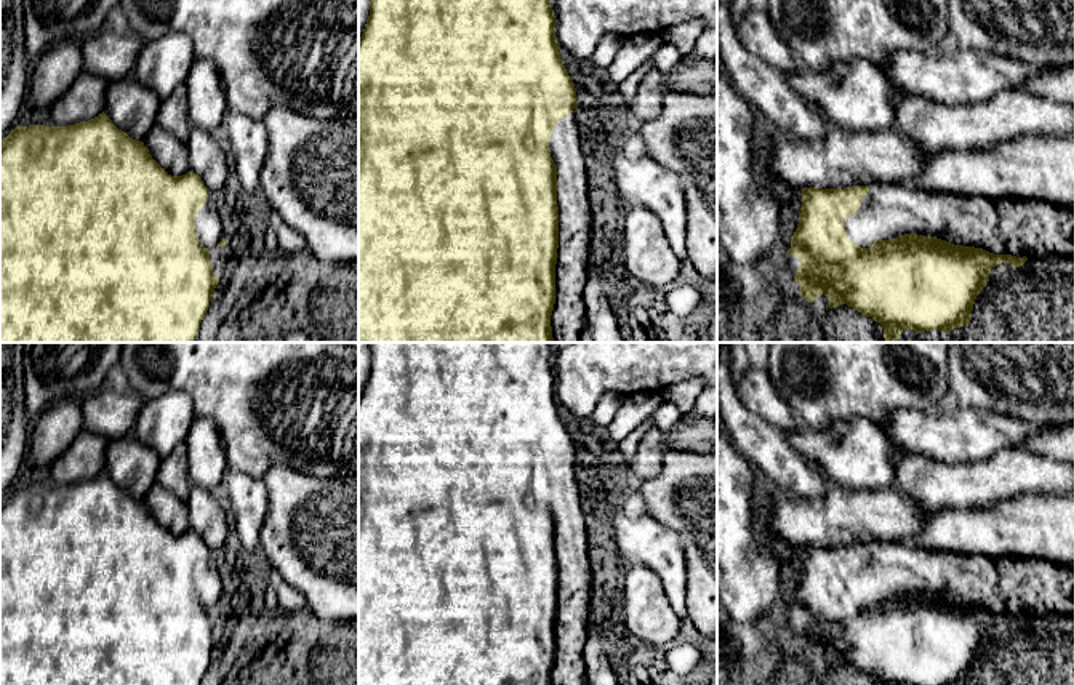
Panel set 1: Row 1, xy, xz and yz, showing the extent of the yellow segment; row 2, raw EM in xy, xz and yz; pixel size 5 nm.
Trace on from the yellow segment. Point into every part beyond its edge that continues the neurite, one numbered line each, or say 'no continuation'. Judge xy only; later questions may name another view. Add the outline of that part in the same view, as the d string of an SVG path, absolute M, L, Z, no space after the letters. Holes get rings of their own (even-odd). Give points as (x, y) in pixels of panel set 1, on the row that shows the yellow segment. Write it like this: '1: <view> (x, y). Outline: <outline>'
1: xy (210, 223). Outline: M210 190L206 203L198 210L194 222L200 245L205 248L213 250L226 238L226 218L214 192Z

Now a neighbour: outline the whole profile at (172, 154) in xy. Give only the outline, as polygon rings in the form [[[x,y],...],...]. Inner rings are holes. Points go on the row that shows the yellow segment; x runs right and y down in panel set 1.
[[[158,125],[144,138],[152,158],[171,176],[182,176],[189,171],[189,152],[187,144],[179,141],[171,133]]]

